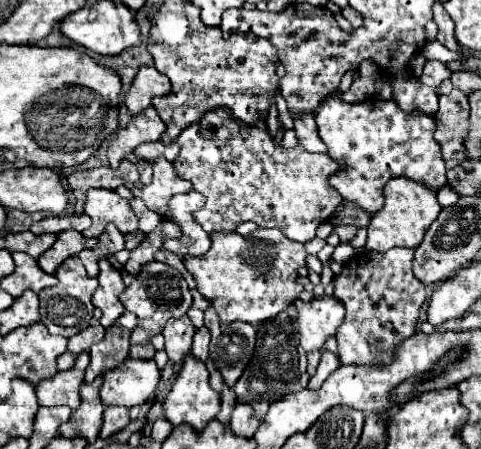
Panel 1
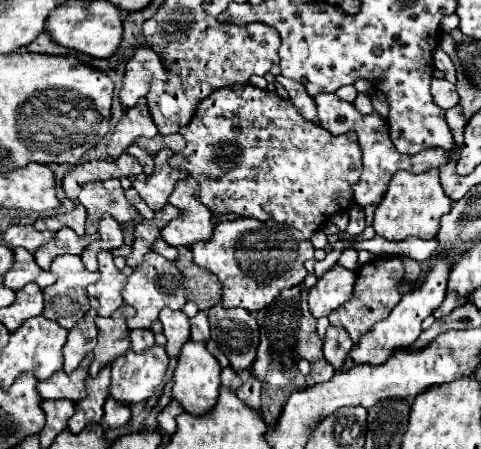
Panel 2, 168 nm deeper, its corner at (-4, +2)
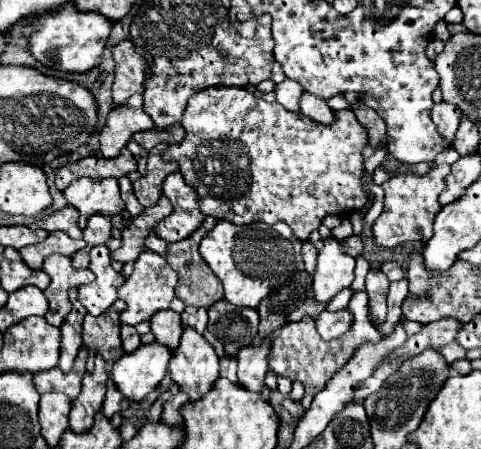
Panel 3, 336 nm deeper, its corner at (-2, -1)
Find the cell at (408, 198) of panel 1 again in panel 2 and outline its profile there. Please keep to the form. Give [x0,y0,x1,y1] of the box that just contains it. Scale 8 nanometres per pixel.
[374,170,452,242]

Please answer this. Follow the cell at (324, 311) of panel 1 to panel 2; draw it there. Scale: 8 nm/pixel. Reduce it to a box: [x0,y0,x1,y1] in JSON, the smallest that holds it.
[308,264,356,318]

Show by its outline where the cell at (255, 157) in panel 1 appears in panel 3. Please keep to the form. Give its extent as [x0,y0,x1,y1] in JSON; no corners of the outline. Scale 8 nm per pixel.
[162,85,368,241]

